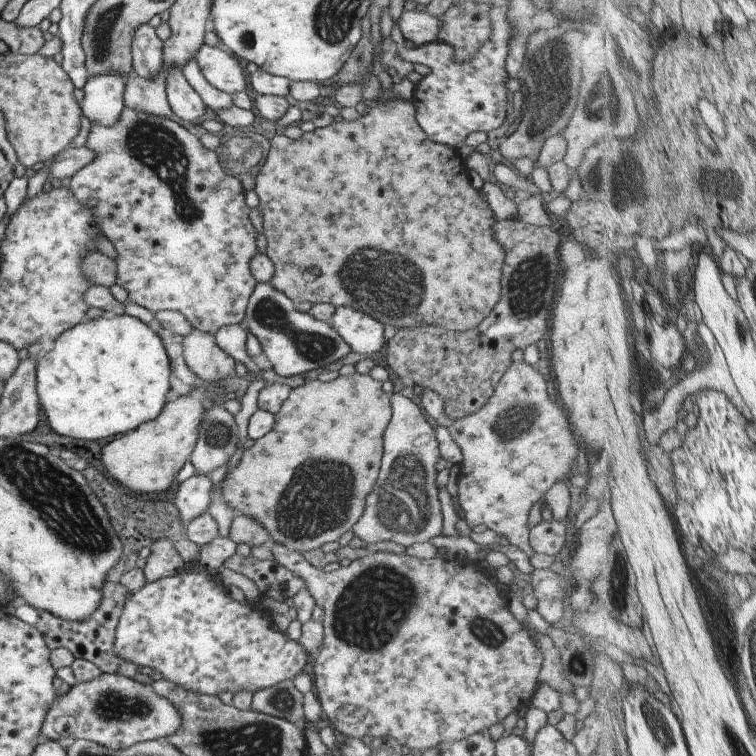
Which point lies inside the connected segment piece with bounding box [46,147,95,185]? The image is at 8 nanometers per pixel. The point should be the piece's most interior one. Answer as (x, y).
(66, 162)

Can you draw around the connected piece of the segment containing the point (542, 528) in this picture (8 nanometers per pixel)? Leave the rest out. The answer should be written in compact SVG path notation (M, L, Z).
M540 521L535 527L528 530L531 548L537 554L556 554L565 544L566 521Z

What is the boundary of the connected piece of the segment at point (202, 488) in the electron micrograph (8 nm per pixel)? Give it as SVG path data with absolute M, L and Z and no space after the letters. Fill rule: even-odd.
M193 474L179 483L172 504L177 508L177 520L194 519L205 513L209 505L210 478L207 474Z

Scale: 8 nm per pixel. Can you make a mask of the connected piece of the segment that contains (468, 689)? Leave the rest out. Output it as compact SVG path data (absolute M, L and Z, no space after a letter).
M270 543L270 552L273 560L295 574L295 578L301 578L302 586L307 588L311 594L314 606L319 606L323 612L320 618L323 626L323 642L316 654L313 656L313 688L317 690L317 698L321 705L321 710L327 716L327 724L340 735L349 738L361 738L362 736L372 736L374 738L393 738L401 746L407 746L411 750L427 750L443 740L457 741L465 740L467 736L477 732L486 731L489 726L502 722L502 720L513 710L517 710L529 701L536 690L537 674L542 666L542 653L527 636L527 632L521 628L508 609L508 601L504 599L504 593L497 590L495 586L496 578L487 573L480 573L479 567L461 560L444 559L443 556L418 559L408 556L405 553L393 554L385 551L369 553L363 557L352 560L348 566L339 567L324 575L320 569L316 569L309 562L293 550L287 550L283 544Z

